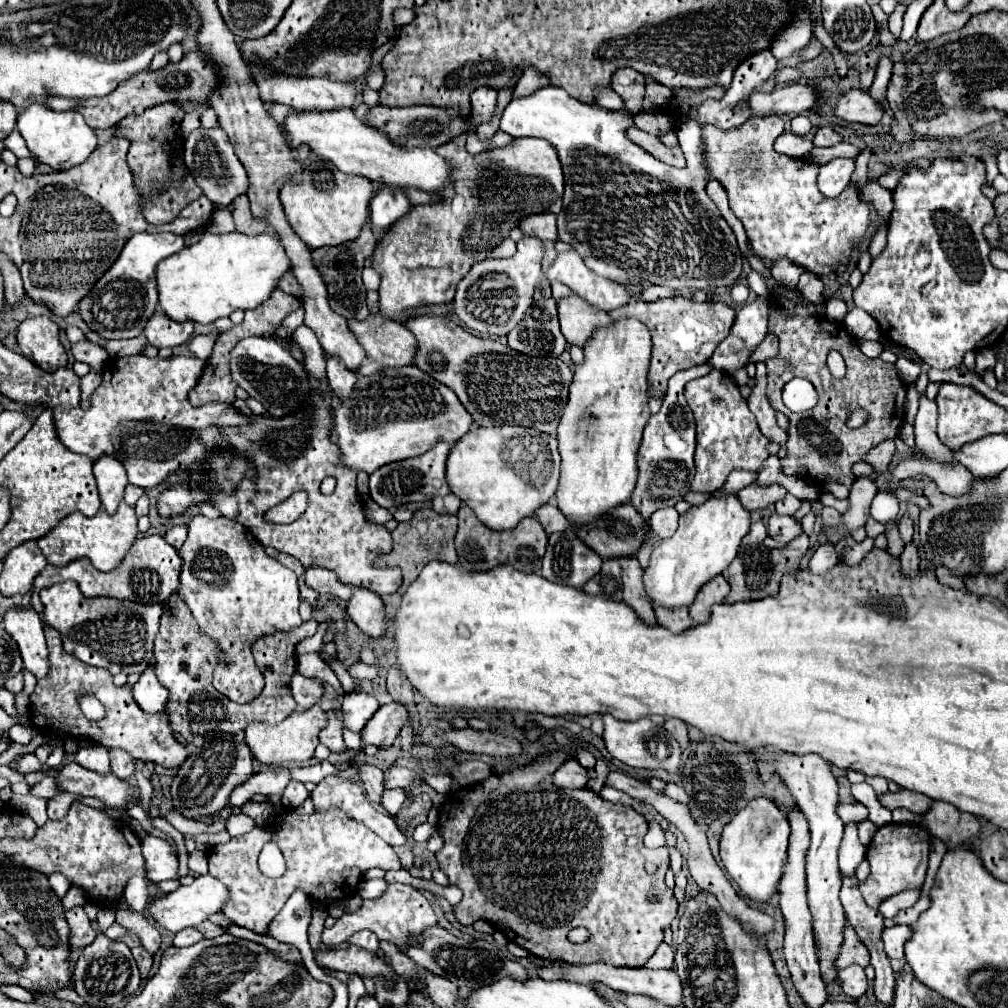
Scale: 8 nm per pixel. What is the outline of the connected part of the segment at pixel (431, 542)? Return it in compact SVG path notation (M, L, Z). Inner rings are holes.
M421 508L415 512L415 516L409 522L397 524L397 528L391 532L393 536L393 550L385 556L385 566L399 566L403 570L403 584L397 590L399 596L403 596L405 588L417 578L417 574L423 570L425 564L431 560L439 562L457 562L453 538L457 532L457 516L451 514L437 514L431 508Z

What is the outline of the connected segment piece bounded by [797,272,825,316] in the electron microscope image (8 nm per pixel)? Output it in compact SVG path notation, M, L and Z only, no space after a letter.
M803 272L801 278L799 278L799 284L797 284L797 290L817 308L817 314L825 314L823 312L823 280L819 276L811 276L809 272Z

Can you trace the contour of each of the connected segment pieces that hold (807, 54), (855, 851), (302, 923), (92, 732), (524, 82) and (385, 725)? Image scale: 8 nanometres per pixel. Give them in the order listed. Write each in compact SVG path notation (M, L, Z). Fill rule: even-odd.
M813 38L801 52L799 52L799 60L801 62L807 62L807 60L813 60L813 58L817 58L819 54L823 54L825 52L825 48L823 48L823 44L817 40L817 38Z
M859 822L845 824L845 834L843 834L843 840L839 846L839 870L845 876L855 872L857 864L865 858L865 852L867 852L867 848L859 841L858 826Z
M301 890L295 892L287 900L287 904L279 912L279 916L273 920L269 934L273 938L277 938L279 942L287 942L287 944L297 946L301 950L301 956L303 956L303 962L305 962L309 974L313 978L329 982L331 976L325 976L325 972L315 964L311 946L307 942L307 928L309 928L309 922L311 922L311 910L313 910L313 906L307 900L307 896L303 896Z
M45 626L45 638L49 646L49 676L37 682L37 688L31 696L31 720L37 728L43 728L45 734L59 732L71 734L75 738L89 738L107 748L123 748L127 750L133 760L161 764L165 768L179 768L183 760L189 756L185 744L179 744L173 736L173 730L167 722L167 714L147 714L143 712L133 696L131 686L115 686L113 676L105 668L95 668L75 660L75 656L67 654L61 646L61 636L53 628ZM81 696L95 696L107 708L107 716L99 722L91 722L83 716L79 698Z
M527 68L527 70L523 72L517 88L515 88L515 94L517 94L517 96L527 96L527 94L533 94L537 88L543 88L543 86L547 86L547 84L551 84L551 82L547 80L545 74L535 72L535 68Z
M397 702L385 704L375 712L375 716L371 716L367 728L363 728L361 740L367 746L391 748L405 722L407 722L407 710L401 704Z

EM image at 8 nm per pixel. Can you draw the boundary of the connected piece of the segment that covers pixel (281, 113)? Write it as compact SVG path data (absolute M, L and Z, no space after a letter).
M267 104L267 110L269 110L269 114L283 126L283 120L285 120L285 116L289 114L289 106L283 106L283 104Z

